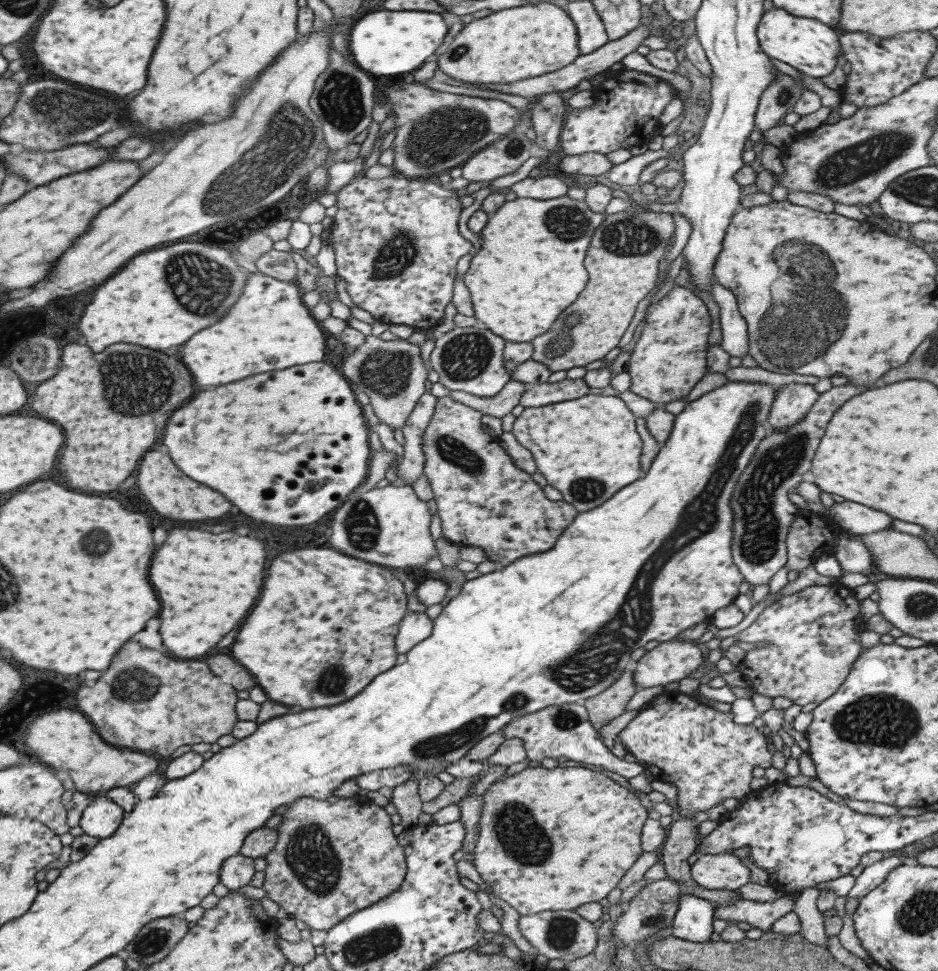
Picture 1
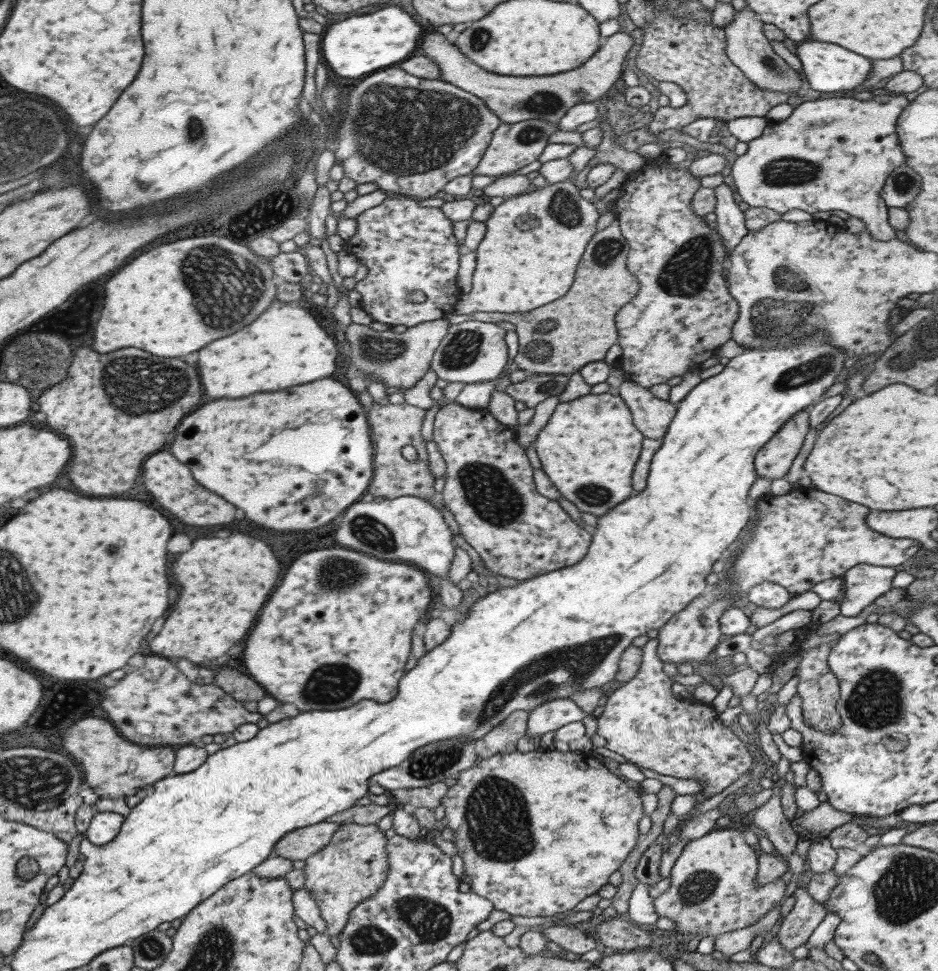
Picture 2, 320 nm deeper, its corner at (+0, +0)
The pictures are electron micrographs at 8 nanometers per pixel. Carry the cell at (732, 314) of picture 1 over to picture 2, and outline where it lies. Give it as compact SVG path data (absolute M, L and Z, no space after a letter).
M721 183L719 186L715 187L713 189L716 203L714 206L714 213L716 214L716 228L717 232L720 234L720 237L722 238L722 241L724 242L724 247L726 248L726 259L724 262L724 279L725 279L725 270L728 268L728 259L729 254L732 251L732 248L738 243L738 240L740 238L743 238L745 234L747 234L747 229L744 227L744 214L739 210L739 207L735 204L733 201L733 196L731 195L731 190L729 189L729 186L725 185L725 183Z

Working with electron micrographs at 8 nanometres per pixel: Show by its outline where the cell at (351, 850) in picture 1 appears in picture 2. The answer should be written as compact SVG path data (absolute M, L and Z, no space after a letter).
M339 822L340 828L334 833L321 851L305 859L305 885L315 900L320 918L325 922L326 934L338 936L345 926L349 912L361 904L385 884L387 878L387 840L376 824L355 824Z

